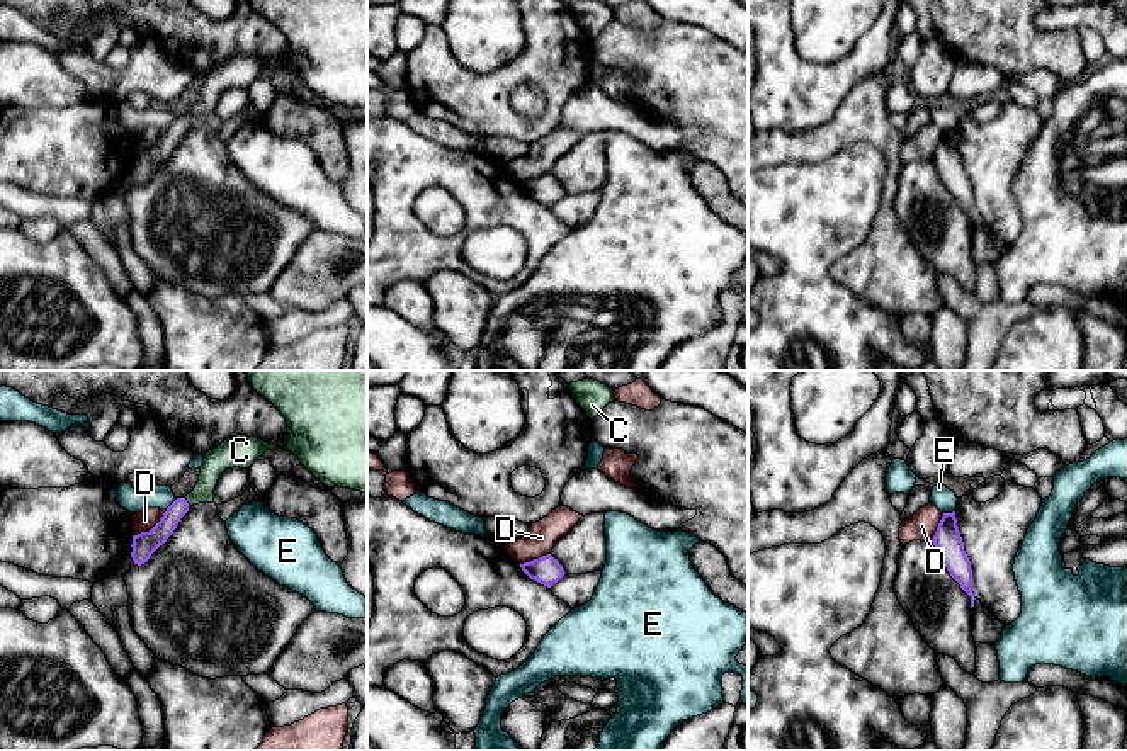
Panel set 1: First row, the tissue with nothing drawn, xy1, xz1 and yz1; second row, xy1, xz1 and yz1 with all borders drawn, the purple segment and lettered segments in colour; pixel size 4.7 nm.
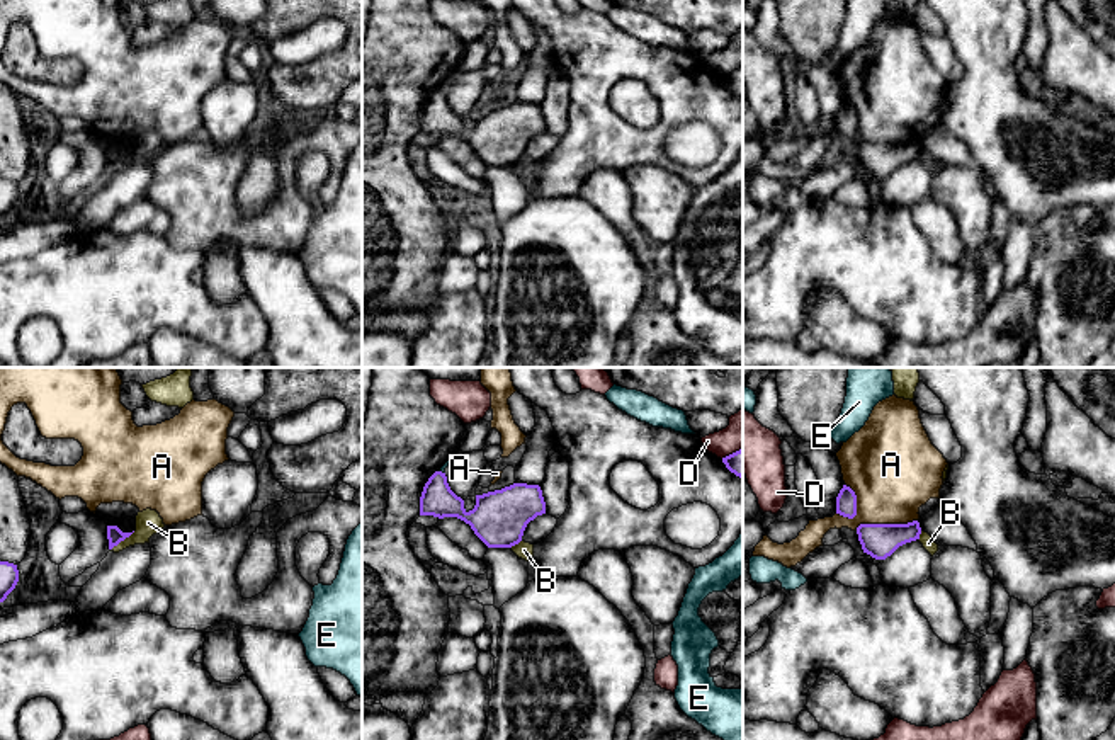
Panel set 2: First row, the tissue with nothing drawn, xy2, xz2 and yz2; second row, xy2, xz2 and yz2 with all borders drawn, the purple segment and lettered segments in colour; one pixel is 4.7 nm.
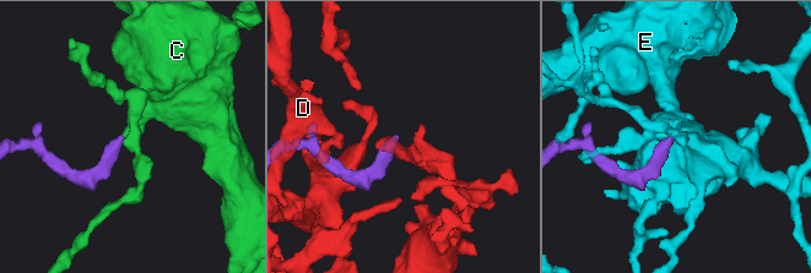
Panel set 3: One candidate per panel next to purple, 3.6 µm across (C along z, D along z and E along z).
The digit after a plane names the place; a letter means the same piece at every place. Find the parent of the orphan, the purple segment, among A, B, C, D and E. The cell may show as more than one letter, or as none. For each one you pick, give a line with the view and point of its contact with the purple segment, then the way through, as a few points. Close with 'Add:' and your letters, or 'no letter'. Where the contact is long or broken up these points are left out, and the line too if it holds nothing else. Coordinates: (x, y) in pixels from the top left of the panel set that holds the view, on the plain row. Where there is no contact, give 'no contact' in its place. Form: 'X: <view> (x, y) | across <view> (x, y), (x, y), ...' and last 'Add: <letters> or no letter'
C: xy1 (187, 123) | across xy1 (150, 160), (187, 123), (206, 104), (216, 80)
Add: C

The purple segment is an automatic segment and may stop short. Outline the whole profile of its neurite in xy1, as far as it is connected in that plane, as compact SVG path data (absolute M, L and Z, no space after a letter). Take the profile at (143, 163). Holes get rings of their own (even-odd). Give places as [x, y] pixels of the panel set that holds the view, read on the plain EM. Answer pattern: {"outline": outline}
{"outline": "M236 54L206 71L195 107L185 117L177 117L150 151L133 155L131 177L134 184L144 184L167 161L190 126L214 122L218 99L226 88L248 88L270 68L280 66L257 56Z"}

